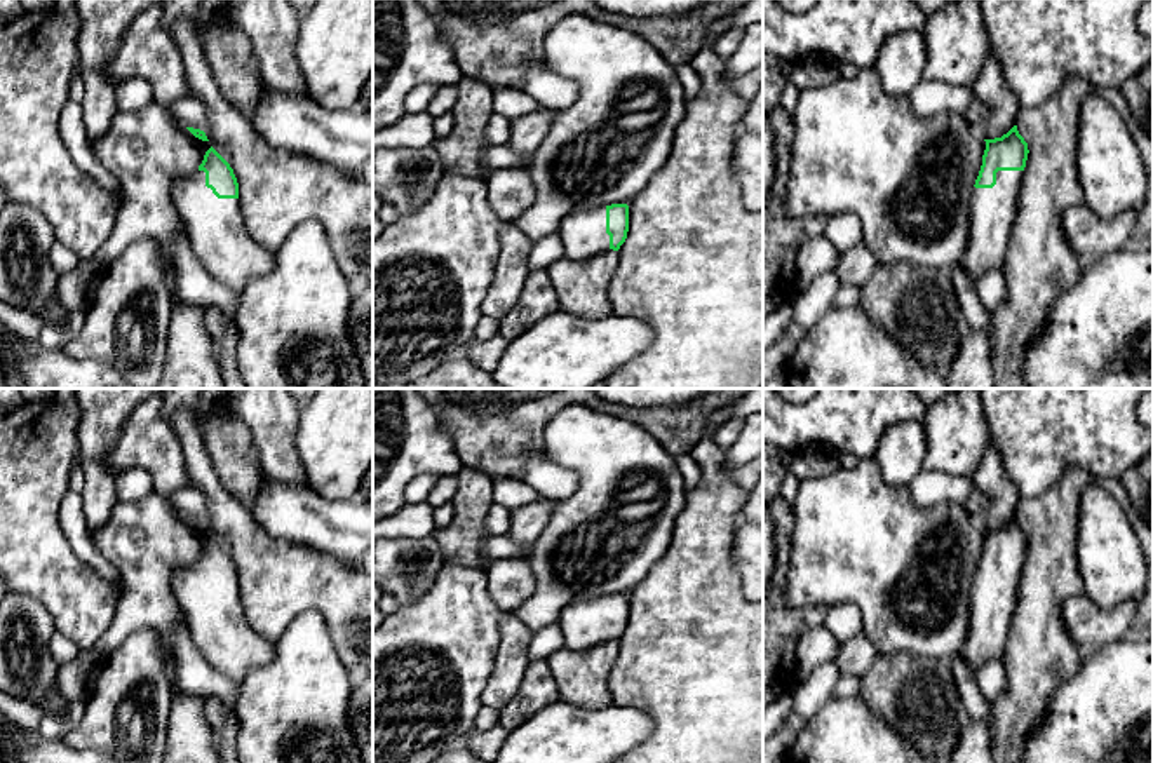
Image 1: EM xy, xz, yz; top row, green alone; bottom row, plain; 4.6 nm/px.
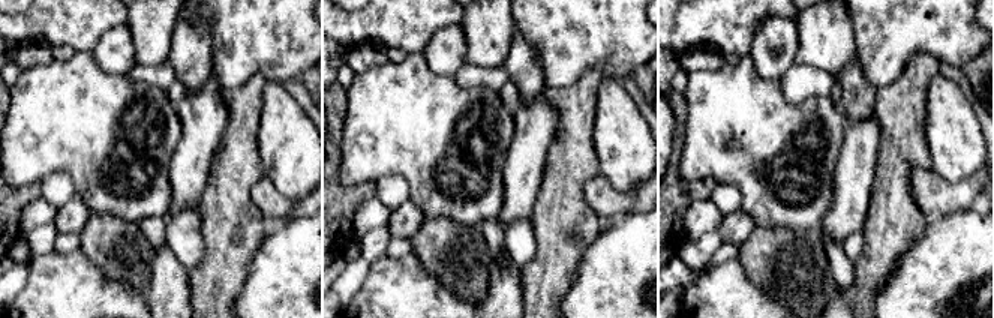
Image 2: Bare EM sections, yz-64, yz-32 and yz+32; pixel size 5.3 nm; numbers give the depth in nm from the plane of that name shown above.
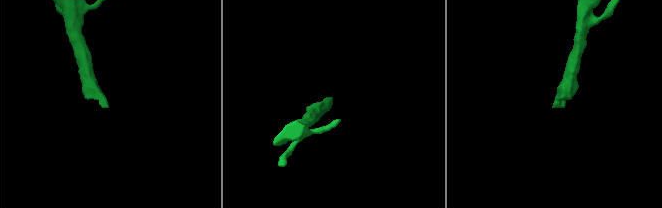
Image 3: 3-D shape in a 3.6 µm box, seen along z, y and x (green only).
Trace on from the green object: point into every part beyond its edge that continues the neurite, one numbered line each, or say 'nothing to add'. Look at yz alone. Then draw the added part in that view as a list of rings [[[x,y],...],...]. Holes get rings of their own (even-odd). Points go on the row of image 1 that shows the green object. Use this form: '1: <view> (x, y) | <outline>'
1: yz (993, 211) | [[[998,171],[993,188],[975,188],[970,199],[968,242],[958,265],[975,280],[989,268],[1003,267],[1017,218],[1024,171]]]

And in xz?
1: xz (584, 234) | [[[606,206],[566,216],[557,230],[568,260],[587,260],[610,249]]]

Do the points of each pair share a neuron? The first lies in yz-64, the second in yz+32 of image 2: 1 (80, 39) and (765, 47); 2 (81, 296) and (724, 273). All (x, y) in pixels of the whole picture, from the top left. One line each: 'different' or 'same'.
1: different
2: same

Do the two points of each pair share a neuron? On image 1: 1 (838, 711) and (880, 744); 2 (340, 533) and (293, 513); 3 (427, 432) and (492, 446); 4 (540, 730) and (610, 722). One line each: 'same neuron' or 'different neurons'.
1: same neuron
2: same neuron
3: different neurons
4: same neuron

